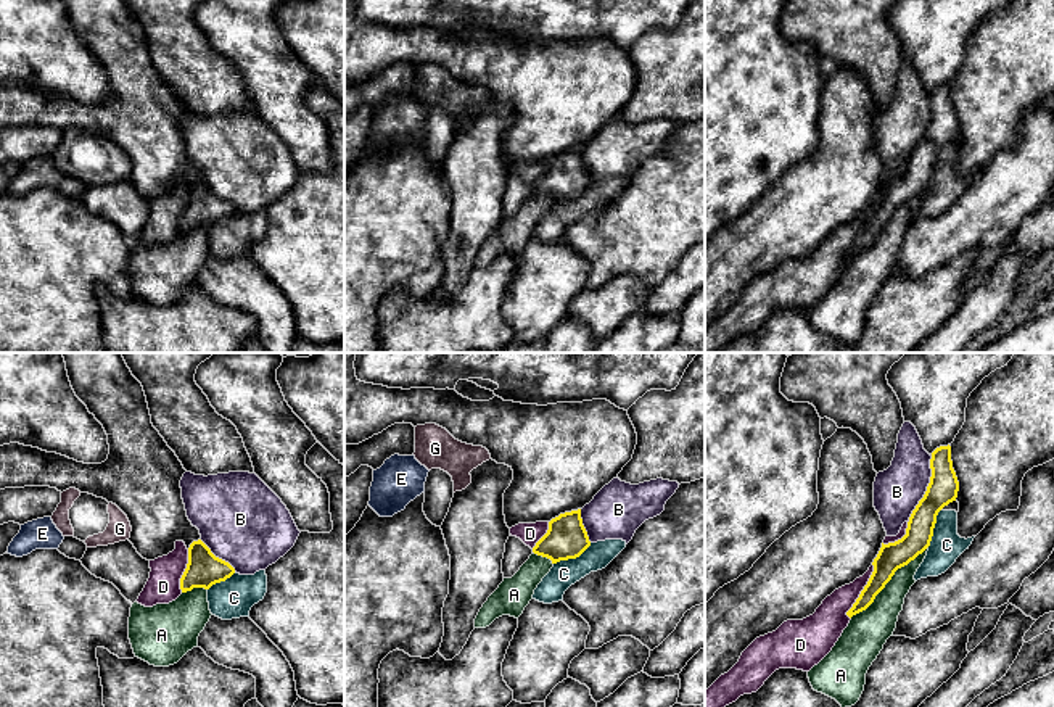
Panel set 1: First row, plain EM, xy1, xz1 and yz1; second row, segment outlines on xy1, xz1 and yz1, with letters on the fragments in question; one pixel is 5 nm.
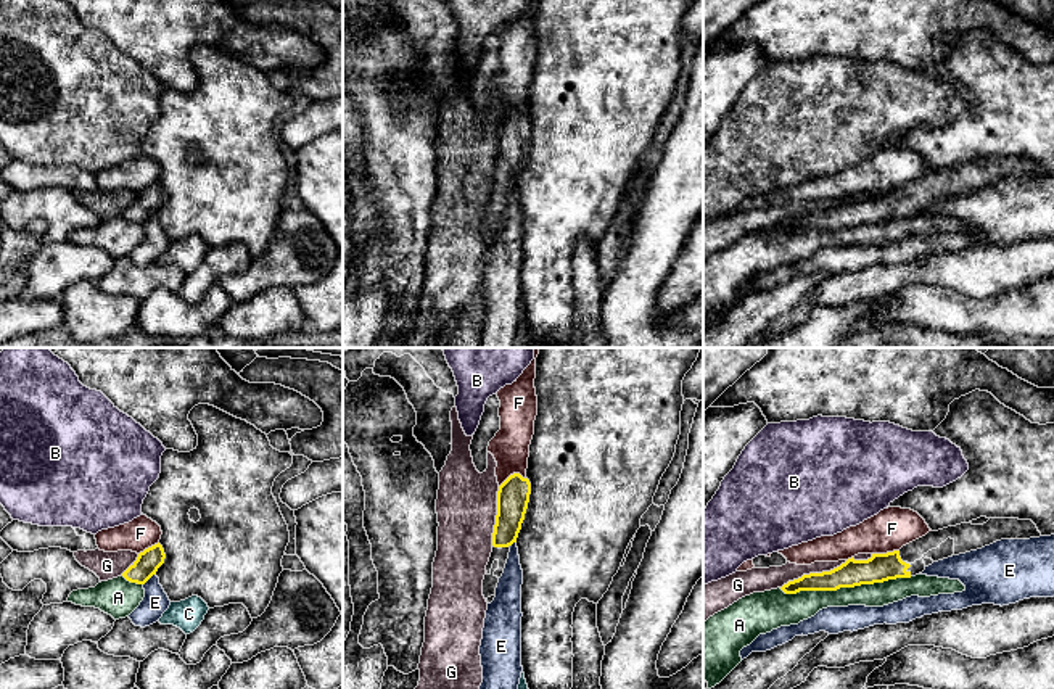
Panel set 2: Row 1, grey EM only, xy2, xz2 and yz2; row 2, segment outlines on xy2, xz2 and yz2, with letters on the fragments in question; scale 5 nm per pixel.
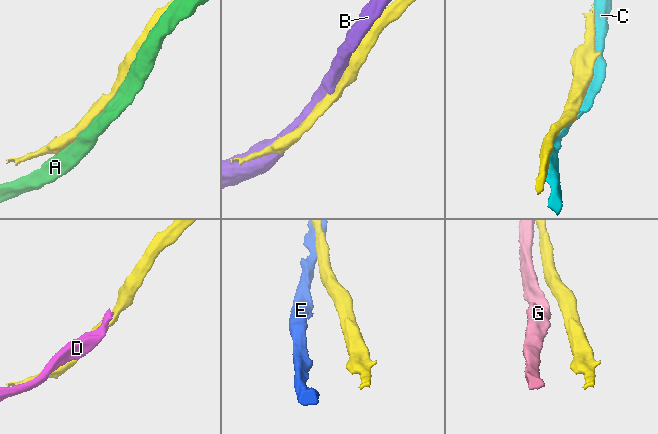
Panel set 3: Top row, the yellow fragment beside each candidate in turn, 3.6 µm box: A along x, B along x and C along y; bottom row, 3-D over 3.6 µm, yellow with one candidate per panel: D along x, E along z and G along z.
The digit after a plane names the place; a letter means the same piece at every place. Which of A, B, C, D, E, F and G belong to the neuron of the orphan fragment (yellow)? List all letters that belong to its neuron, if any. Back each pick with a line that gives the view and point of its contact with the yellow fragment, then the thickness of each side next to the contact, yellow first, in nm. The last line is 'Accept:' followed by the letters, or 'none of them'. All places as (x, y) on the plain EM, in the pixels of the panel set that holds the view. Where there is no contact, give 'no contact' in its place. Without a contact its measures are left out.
Accept: none of them

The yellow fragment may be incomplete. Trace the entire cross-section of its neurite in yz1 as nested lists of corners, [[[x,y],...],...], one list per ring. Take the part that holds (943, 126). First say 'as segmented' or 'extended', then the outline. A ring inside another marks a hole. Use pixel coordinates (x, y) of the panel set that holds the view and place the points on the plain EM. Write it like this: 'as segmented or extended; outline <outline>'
as segmented; outline [[[949,84],[940,85],[932,92],[930,108],[930,122],[909,156],[906,174],[895,182],[882,182],[872,201],[874,211],[867,224],[846,251],[850,258],[874,242],[875,235],[885,227],[898,208],[908,205],[930,185],[938,151],[956,140],[959,121],[953,108]]]

